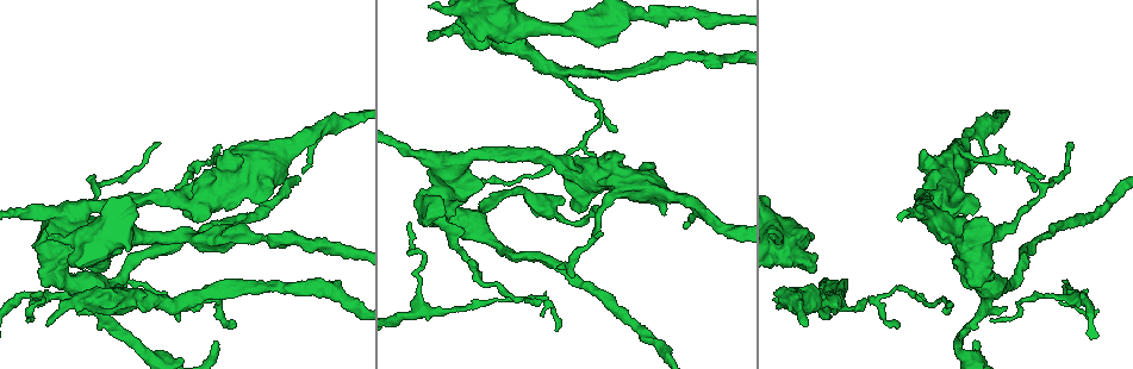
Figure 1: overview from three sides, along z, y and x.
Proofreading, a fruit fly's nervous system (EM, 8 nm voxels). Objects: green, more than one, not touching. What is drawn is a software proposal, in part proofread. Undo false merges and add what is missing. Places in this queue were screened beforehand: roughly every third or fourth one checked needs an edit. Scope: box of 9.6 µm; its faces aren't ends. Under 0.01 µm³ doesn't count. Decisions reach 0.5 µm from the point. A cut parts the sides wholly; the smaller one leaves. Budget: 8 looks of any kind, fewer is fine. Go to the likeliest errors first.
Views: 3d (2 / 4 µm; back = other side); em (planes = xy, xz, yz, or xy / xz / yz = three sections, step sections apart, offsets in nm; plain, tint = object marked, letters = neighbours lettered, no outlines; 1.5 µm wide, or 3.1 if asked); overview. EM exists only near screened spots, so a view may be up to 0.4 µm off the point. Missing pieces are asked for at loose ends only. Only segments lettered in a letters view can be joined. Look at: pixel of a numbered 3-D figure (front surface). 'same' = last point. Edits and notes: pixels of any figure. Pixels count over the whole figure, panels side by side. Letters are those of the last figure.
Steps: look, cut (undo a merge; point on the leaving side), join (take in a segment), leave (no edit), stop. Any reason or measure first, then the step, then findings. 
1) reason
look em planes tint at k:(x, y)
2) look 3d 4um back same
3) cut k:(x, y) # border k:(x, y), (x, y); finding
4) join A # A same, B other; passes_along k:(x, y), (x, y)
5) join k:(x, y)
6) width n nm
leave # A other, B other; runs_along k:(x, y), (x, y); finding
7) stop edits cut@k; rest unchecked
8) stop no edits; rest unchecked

branch stops here
look 3d 2um back at 1:(251, 202)

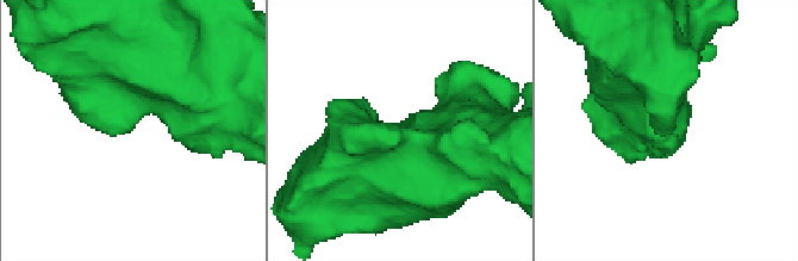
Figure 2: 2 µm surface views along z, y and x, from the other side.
look em planes letters at 2:(396, 131)

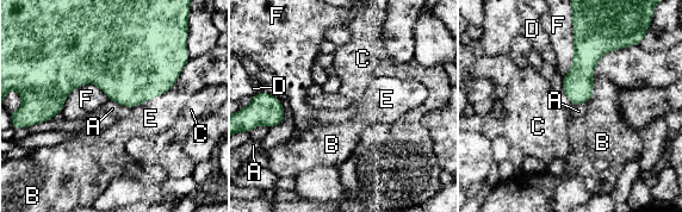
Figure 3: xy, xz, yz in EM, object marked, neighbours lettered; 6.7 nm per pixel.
leave # A other, B other, C other, D other, E other, F other; border 3:(571, 4), (572, 63), (563, 78); no lettered segment goes on from it

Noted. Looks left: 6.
look em xz step 8 letters at 1:(558, 328)

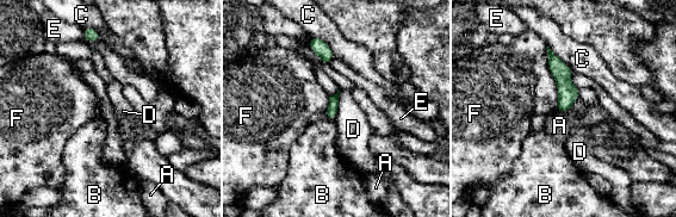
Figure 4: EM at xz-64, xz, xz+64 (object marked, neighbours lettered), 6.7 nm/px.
width 80 nm
leave # A other, B other, C other, D other, E other, F other; border 4:(340, 90), (336, 117), (334, 119); no lettered segment goes on from it

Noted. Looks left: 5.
look em planes letters at 1:(269, 237)

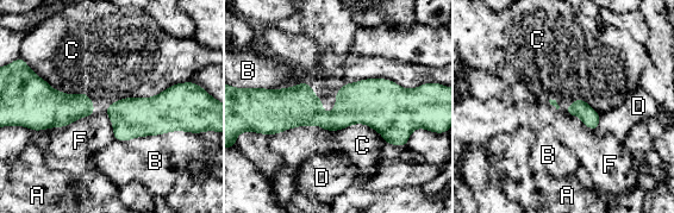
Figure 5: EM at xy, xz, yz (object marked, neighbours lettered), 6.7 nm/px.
leave # A other, B other, C other, D other, F other; all the same neuron

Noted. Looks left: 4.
stop no edits; rest unchecked

